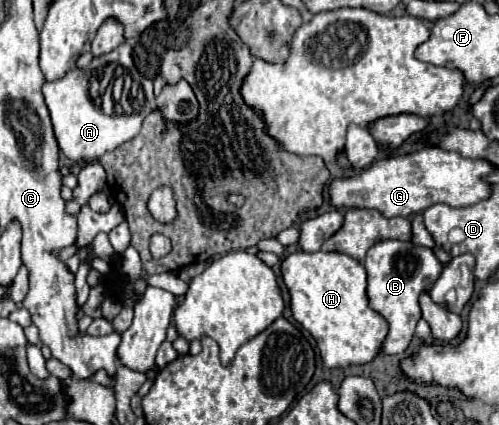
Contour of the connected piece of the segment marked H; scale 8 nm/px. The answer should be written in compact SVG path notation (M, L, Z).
M295 251L281 261L281 277L289 291L291 313L317 341L325 367L363 365L379 353L387 321L367 305L367 275L357 259L337 251Z

